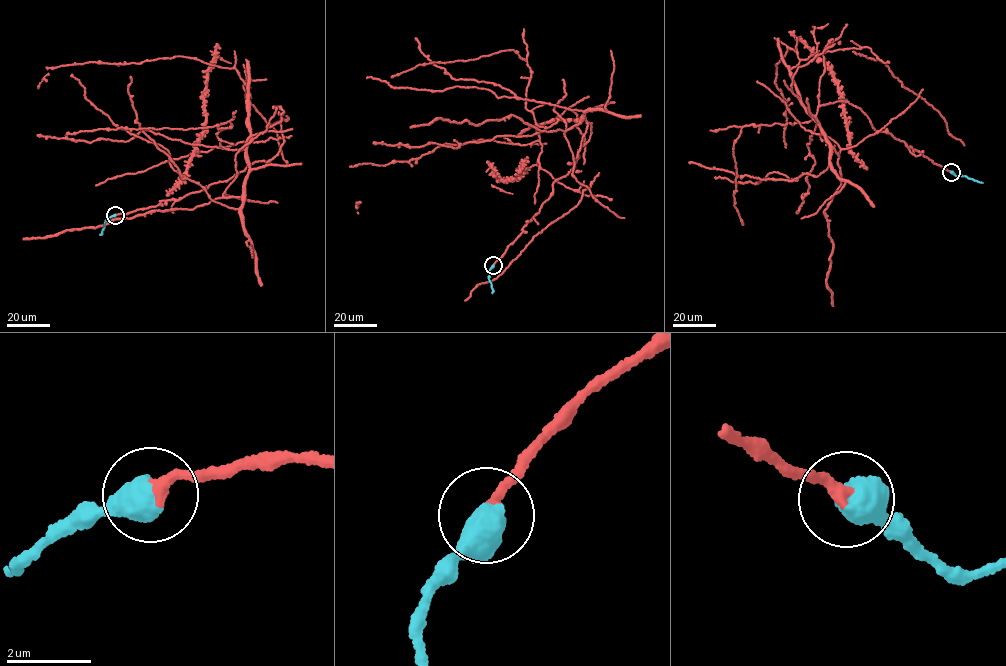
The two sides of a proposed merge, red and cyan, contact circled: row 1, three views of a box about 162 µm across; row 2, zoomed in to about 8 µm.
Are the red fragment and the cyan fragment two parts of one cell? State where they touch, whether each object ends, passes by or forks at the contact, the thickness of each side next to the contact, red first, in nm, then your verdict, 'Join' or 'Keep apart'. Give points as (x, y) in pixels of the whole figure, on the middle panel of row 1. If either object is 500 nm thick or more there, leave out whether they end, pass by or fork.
Place: (493, 265). Thickness 320 nm (red) against 700 nm. Join

